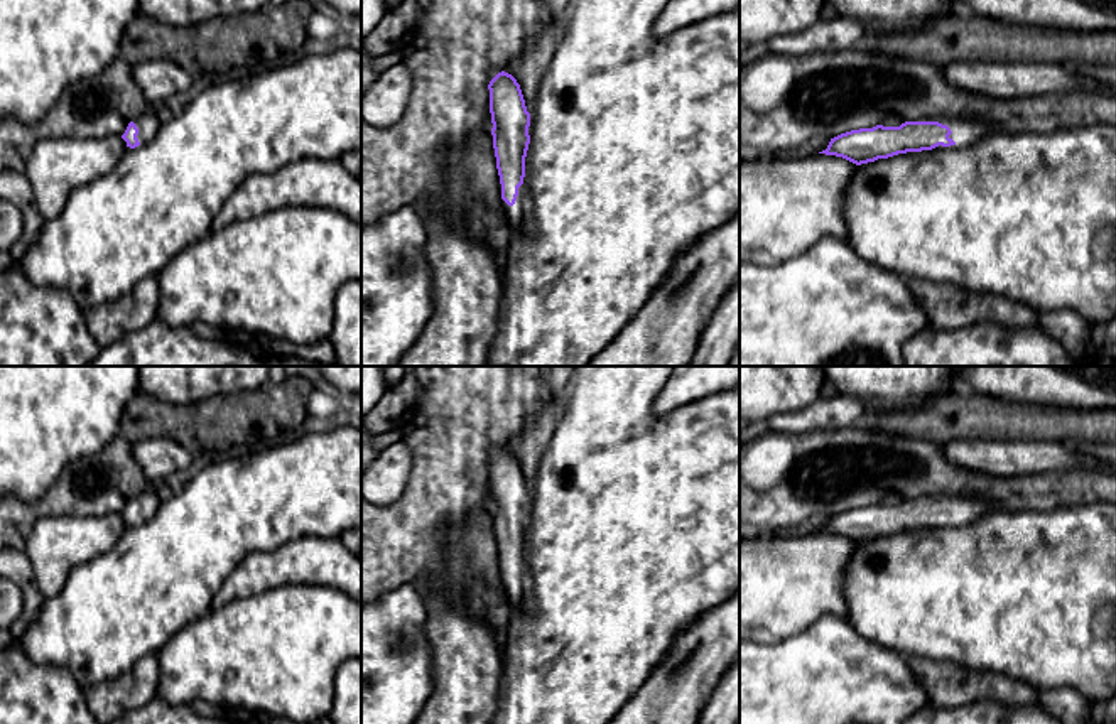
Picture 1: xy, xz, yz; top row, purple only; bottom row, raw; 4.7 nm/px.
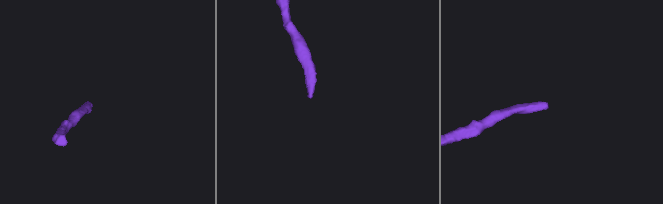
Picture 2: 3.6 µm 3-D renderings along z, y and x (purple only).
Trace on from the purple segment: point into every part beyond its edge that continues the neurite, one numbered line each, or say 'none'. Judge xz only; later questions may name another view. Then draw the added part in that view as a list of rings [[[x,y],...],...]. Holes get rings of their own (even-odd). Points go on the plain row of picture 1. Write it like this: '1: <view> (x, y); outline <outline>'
1: xz (520, 588); outline [[[522,562],[518,565],[518,574],[513,584],[510,584],[510,604],[522,604],[532,589],[532,577],[528,567]]]

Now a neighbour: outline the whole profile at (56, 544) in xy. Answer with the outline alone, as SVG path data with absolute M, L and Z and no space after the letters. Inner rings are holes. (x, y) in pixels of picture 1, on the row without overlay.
M118 513L39 518L24 548L46 599L57 596L69 572L111 550L127 528Z

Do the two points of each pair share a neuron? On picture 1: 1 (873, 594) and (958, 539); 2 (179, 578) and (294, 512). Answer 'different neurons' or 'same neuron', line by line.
1: same neuron
2: same neuron

